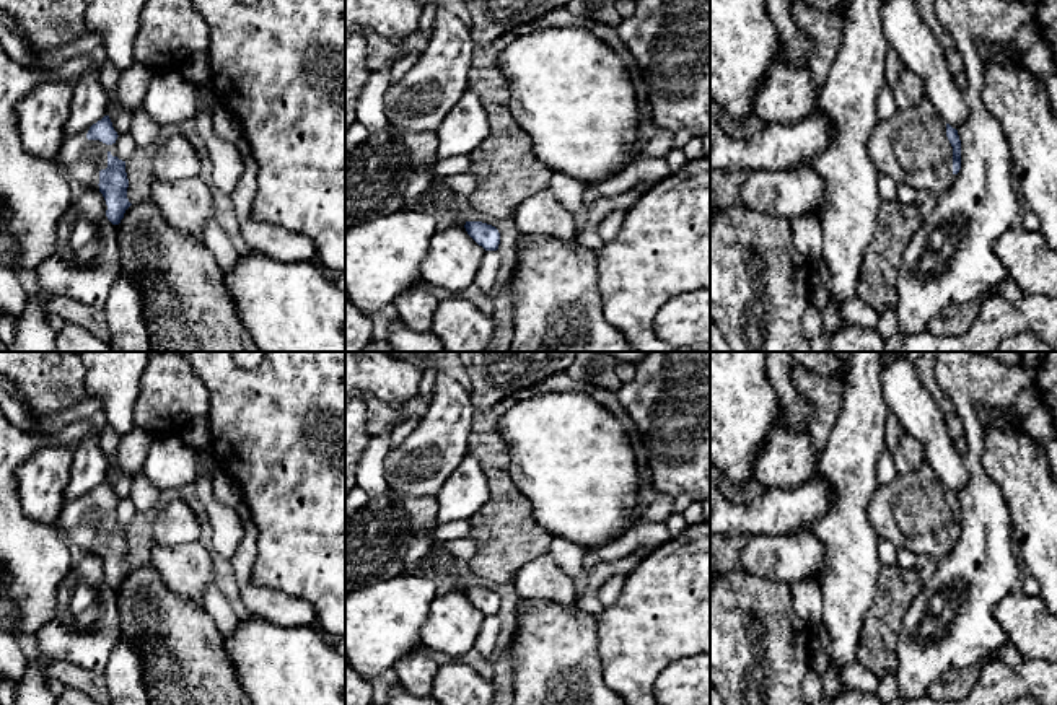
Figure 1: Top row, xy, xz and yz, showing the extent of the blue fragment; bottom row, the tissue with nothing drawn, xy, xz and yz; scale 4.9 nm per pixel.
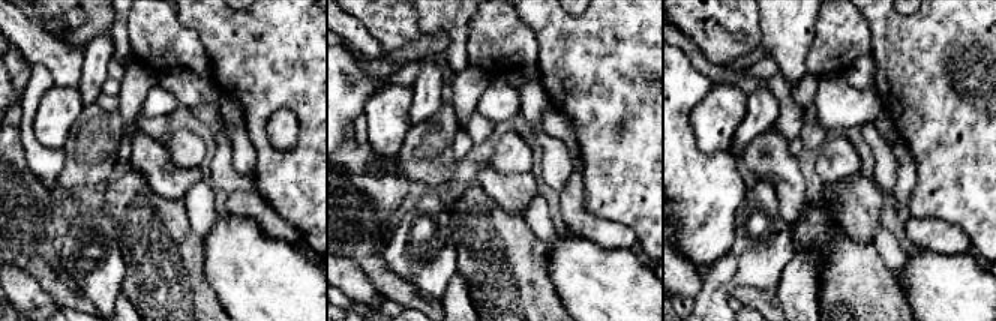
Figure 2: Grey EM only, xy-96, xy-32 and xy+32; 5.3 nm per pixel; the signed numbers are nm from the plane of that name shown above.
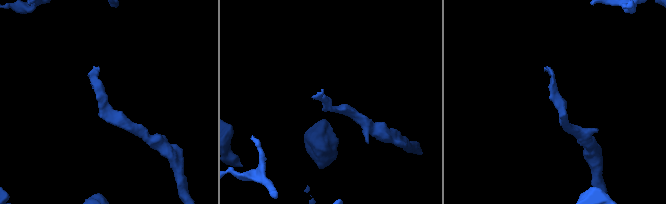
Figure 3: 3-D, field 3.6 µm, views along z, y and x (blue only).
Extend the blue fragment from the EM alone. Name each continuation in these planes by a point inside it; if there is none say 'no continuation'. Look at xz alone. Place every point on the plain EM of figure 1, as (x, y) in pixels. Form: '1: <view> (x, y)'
1: xz (422, 512)

